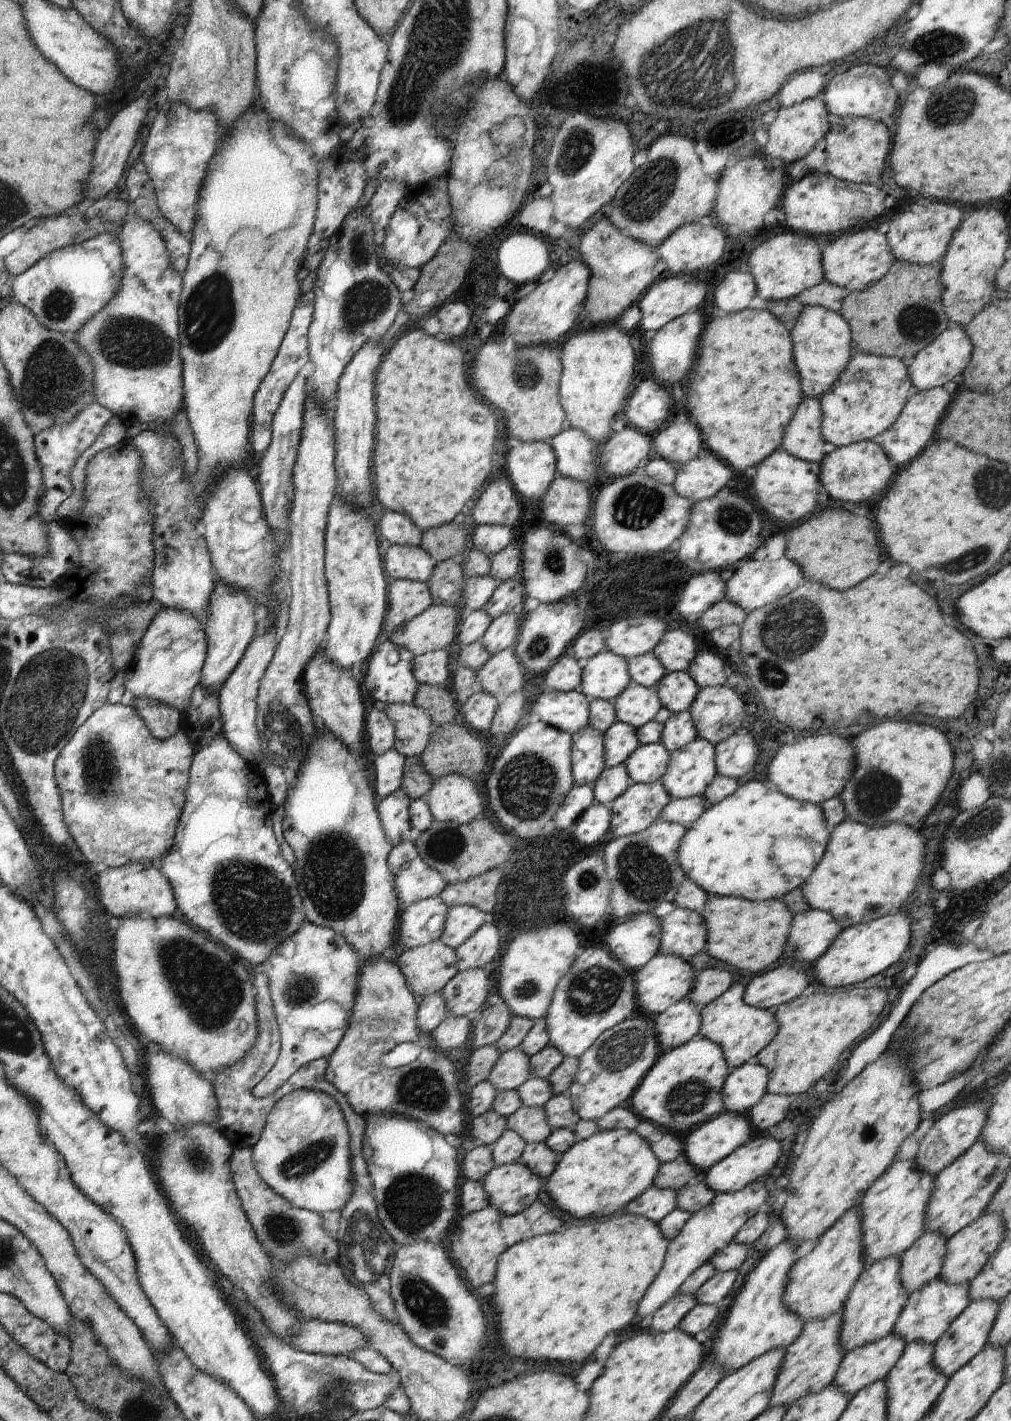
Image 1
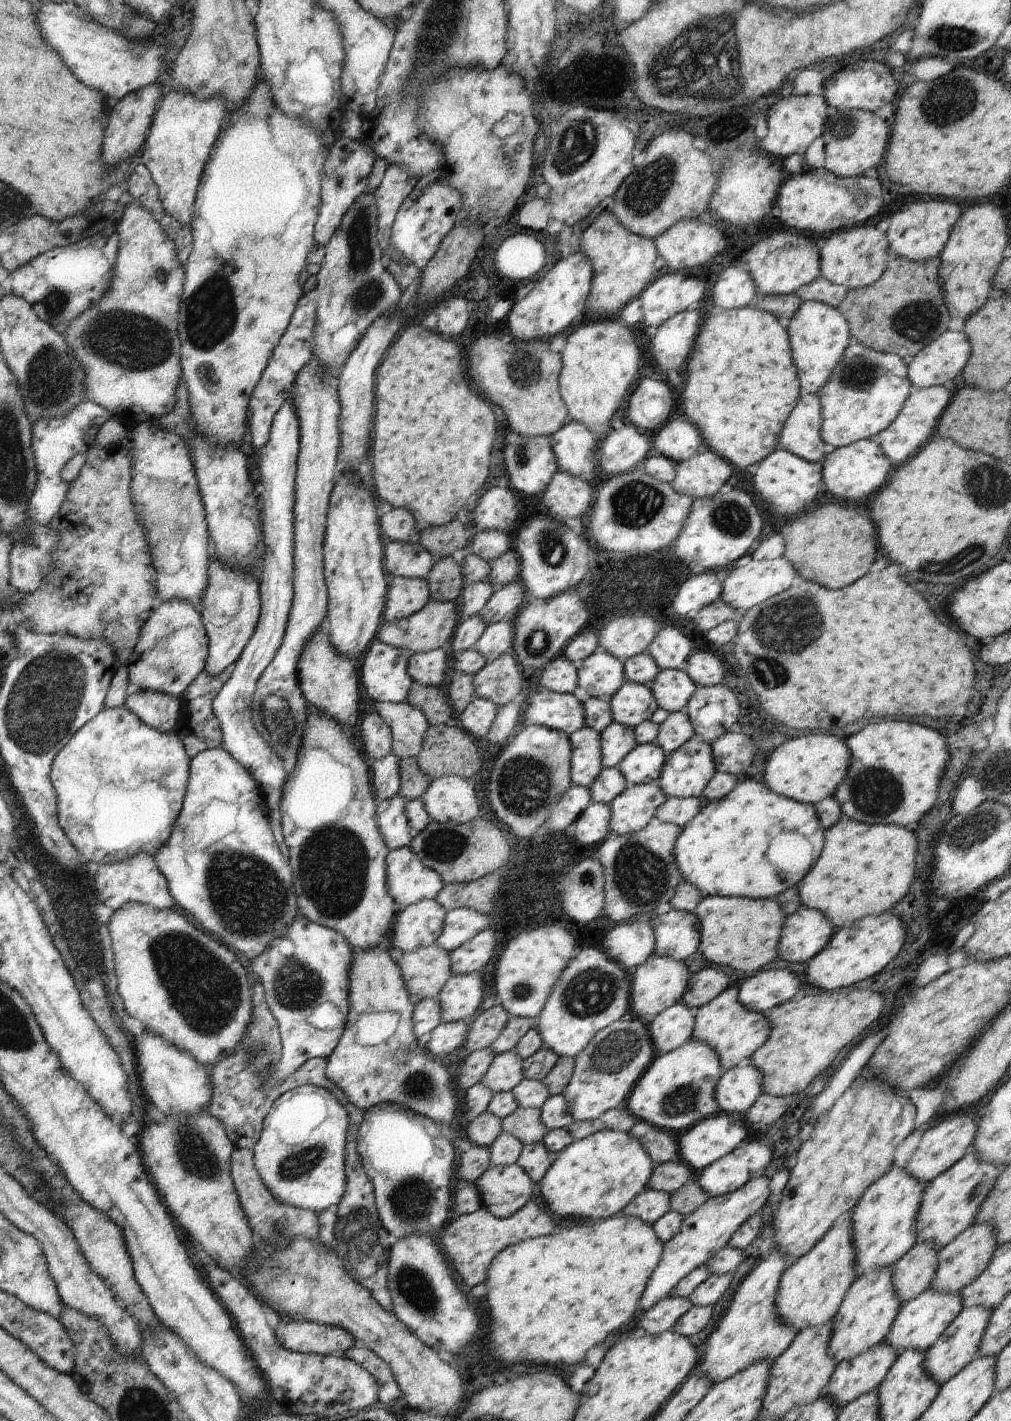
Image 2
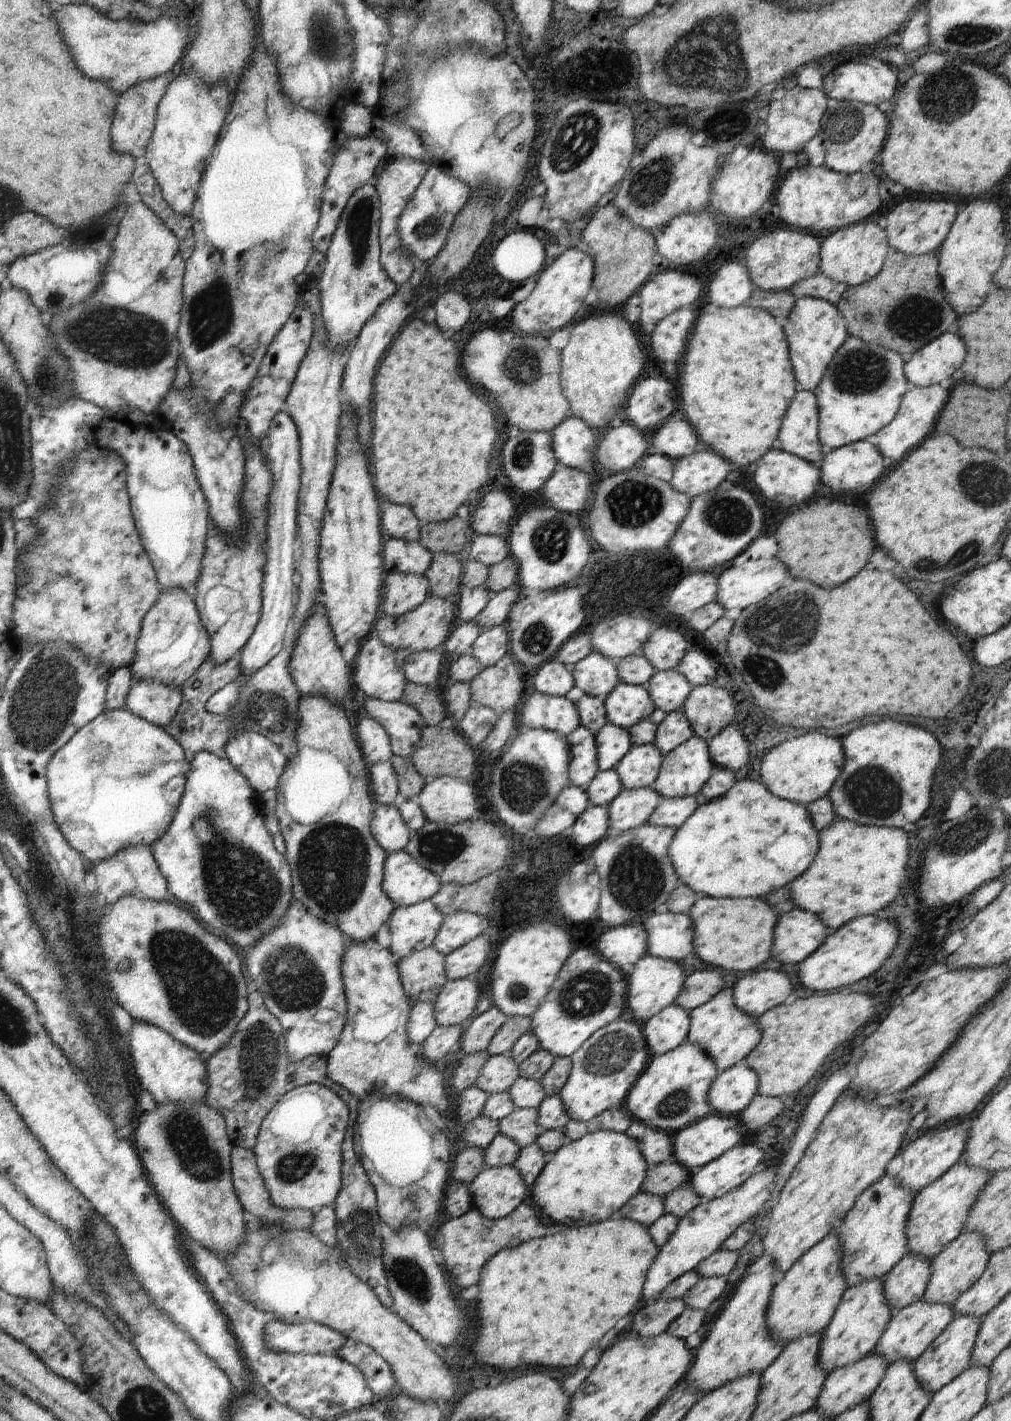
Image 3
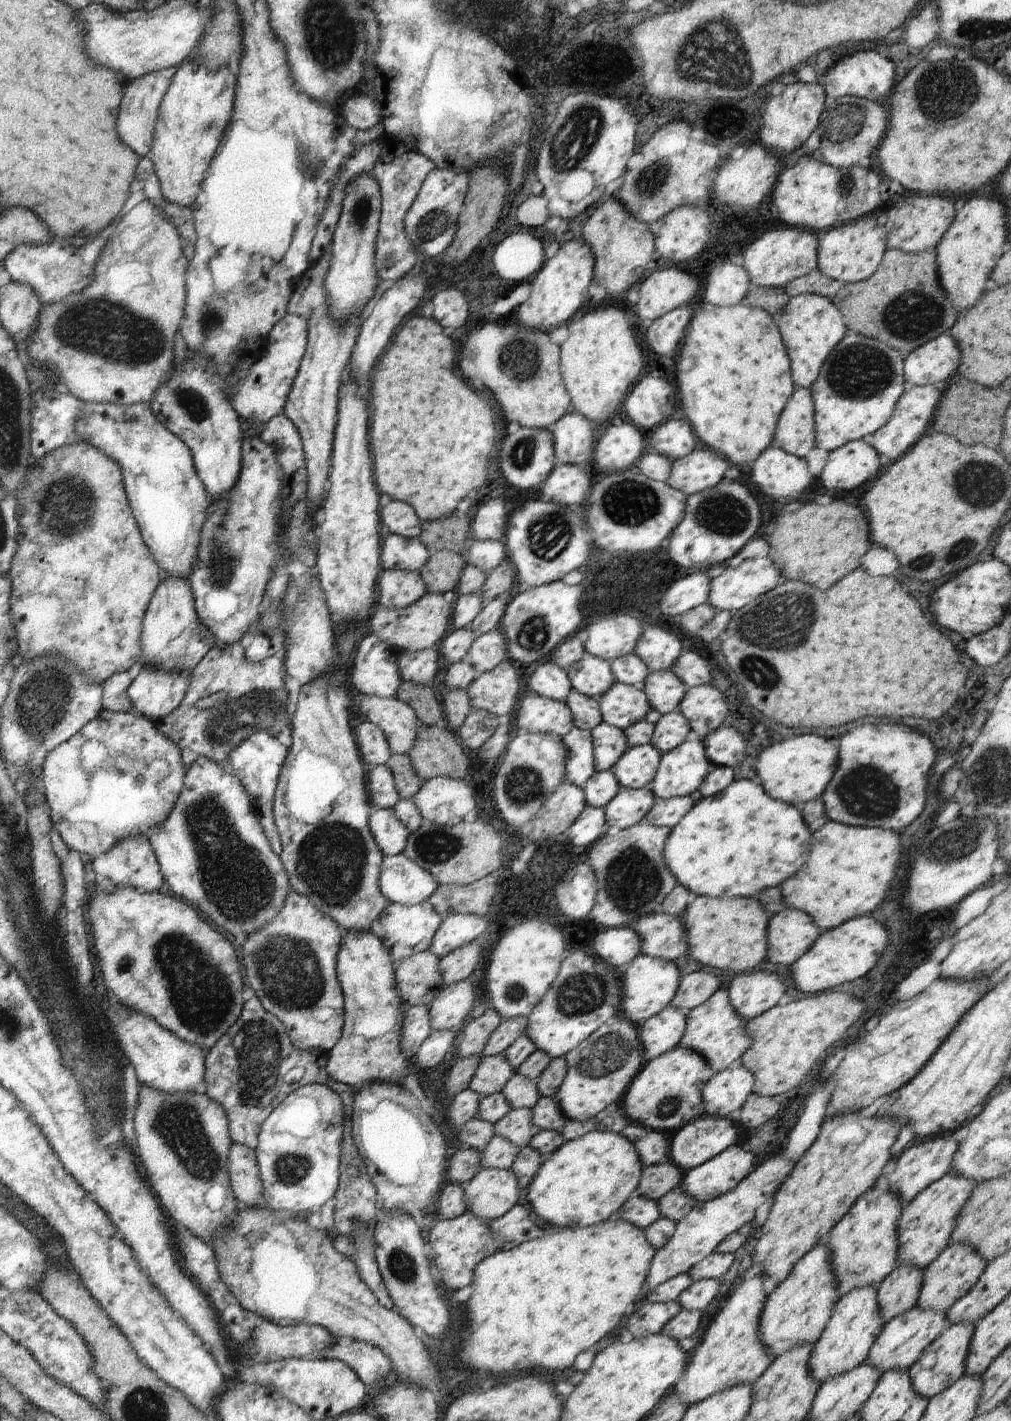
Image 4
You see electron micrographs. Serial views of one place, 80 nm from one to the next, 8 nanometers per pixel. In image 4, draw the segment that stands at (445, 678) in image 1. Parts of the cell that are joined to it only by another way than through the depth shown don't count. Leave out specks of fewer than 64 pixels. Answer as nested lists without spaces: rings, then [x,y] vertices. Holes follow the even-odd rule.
[[[437,648],[419,651],[405,651],[398,657],[399,673],[404,681],[431,685],[438,672]]]

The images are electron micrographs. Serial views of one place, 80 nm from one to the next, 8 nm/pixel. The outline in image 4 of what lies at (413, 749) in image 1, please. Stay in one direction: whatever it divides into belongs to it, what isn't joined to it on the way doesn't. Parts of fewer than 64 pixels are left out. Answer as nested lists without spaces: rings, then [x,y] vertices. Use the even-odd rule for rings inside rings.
[[[364,695],[360,700],[362,714],[386,735],[392,754],[406,755],[413,747],[417,728],[422,724],[416,713],[407,704],[378,695]]]

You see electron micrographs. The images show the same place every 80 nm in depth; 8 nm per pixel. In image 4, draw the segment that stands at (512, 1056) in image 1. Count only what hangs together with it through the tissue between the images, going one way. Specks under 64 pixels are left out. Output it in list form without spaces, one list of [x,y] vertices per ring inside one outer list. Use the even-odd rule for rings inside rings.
[[[503,1053],[480,1057],[476,1072],[469,1082],[469,1088],[484,1097],[500,1093],[514,1073],[516,1072]]]

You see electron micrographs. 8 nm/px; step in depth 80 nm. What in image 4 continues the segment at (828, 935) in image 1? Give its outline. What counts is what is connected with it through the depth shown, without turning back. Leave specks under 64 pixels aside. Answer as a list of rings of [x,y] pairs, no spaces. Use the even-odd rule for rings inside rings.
[[[786,907],[768,919],[766,960],[776,964],[795,963],[823,930],[800,909]]]

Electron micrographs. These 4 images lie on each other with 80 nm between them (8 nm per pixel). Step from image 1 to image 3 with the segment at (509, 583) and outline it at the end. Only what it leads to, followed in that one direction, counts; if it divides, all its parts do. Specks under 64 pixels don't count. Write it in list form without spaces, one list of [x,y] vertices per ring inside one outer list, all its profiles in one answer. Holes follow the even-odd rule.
[[[510,587],[500,591],[498,594],[492,595],[486,608],[473,621],[482,631],[487,631],[496,625],[504,624],[510,609],[521,595],[520,589],[516,587]]]

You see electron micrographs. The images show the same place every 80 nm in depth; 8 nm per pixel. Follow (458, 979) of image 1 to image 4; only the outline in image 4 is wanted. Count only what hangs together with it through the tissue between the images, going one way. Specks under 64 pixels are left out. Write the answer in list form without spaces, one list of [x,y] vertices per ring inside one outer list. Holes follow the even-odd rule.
[[[468,981],[443,986],[428,1006],[432,1030],[458,1030],[473,1010],[474,988]]]

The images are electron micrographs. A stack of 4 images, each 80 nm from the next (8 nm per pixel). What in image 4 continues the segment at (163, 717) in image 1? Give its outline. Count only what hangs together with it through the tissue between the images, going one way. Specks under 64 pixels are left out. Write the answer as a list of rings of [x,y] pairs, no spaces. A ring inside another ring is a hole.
[[[144,665],[139,674],[128,683],[127,695],[131,700],[135,711],[150,716],[150,720],[156,723],[172,712],[182,701],[189,687],[192,672],[165,671],[157,669],[154,665]]]

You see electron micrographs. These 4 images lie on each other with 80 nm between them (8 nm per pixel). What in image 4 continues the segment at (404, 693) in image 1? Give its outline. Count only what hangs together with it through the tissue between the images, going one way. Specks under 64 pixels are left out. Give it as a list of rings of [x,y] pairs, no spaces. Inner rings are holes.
[[[374,633],[357,645],[350,676],[352,684],[364,695],[395,698],[402,682],[397,660],[403,652]]]

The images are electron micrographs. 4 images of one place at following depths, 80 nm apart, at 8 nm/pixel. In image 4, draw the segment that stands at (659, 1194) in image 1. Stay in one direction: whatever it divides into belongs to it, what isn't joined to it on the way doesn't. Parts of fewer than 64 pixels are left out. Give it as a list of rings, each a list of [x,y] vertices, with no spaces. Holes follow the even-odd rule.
[[[637,1193],[628,1199],[622,1205],[622,1208],[614,1214],[615,1220],[630,1223],[640,1230],[644,1230],[660,1217],[657,1201],[647,1199]]]

